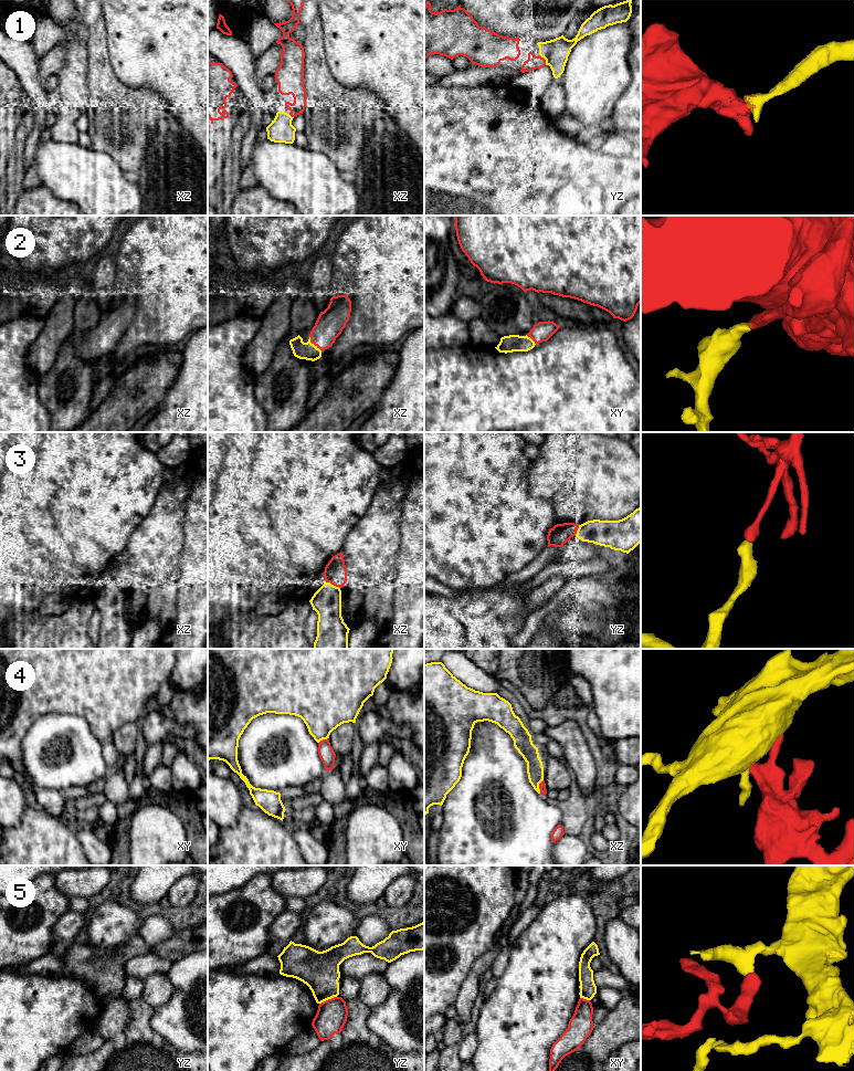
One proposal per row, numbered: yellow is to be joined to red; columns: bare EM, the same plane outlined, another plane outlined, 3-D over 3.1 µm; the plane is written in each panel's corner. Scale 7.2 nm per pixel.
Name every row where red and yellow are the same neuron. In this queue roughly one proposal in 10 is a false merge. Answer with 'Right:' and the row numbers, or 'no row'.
Right: 1, 2, 3, 4

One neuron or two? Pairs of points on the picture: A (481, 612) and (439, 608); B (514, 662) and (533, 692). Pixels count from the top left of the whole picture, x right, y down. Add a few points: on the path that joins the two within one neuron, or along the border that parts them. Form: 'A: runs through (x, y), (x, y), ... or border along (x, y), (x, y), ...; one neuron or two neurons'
A: runs through (471, 612), (453, 612), (449, 608); one neuron
B: runs through (522, 670), (531, 680), (533, 684); one neuron

